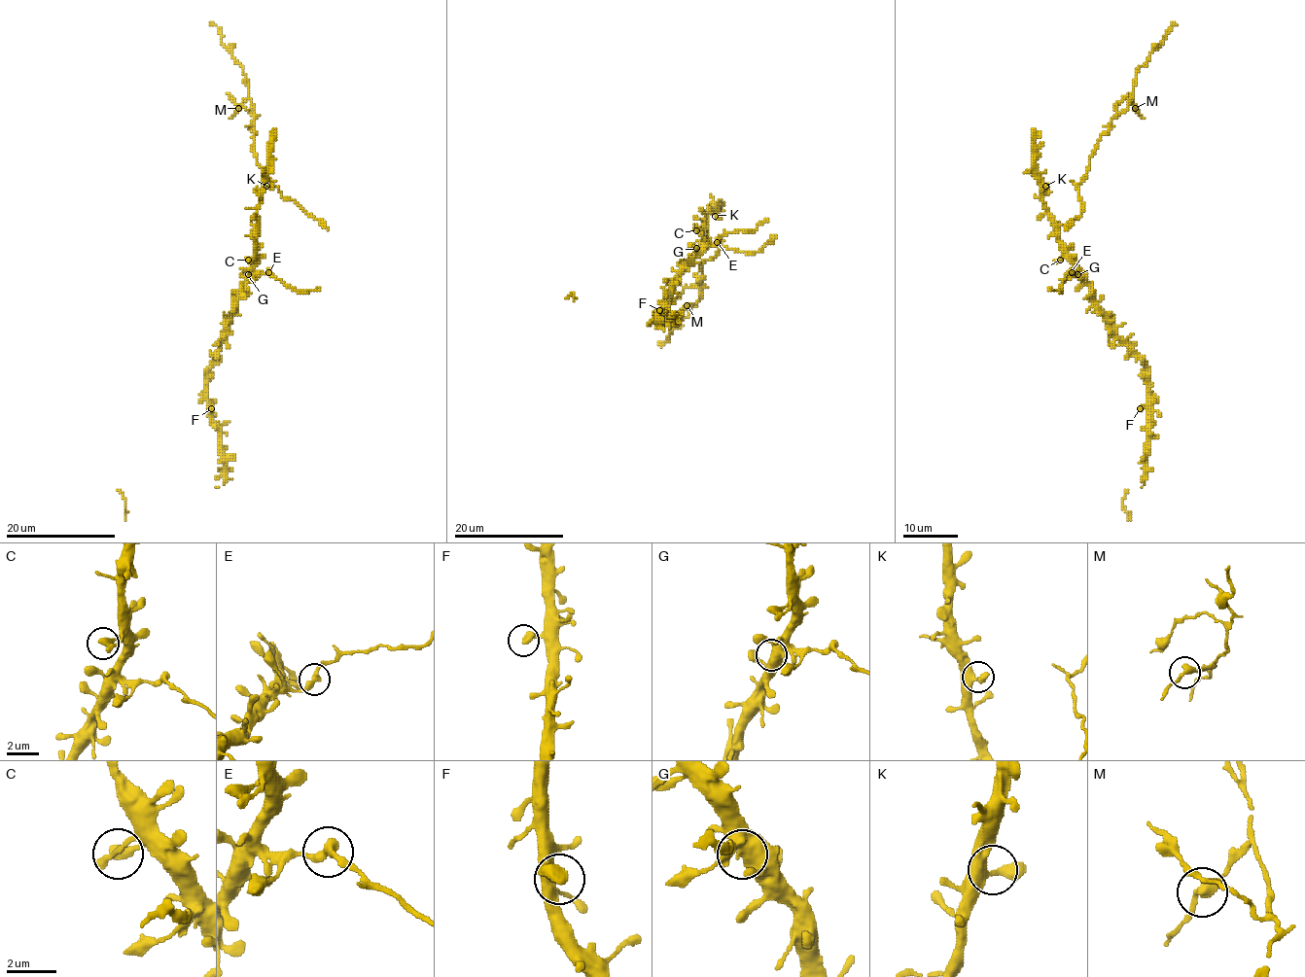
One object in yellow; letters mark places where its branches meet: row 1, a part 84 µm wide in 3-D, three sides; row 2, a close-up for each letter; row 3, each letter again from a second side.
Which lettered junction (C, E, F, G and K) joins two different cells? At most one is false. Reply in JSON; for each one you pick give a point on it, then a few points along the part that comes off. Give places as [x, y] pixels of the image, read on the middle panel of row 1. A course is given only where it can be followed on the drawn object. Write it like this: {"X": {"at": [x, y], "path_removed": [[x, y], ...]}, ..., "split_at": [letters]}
{"E": {"at": [717, 242]}, "split_at": ["E"]}

